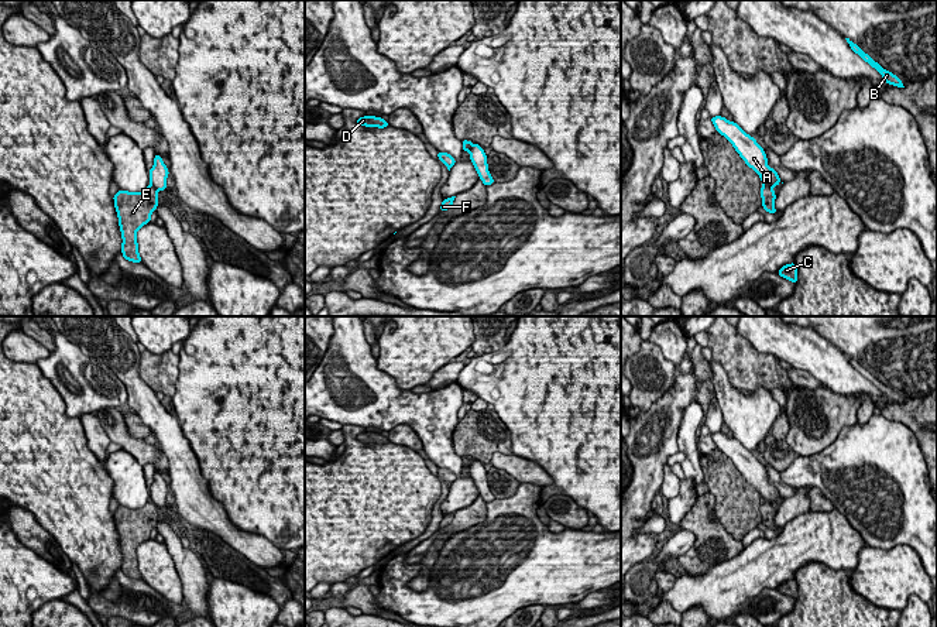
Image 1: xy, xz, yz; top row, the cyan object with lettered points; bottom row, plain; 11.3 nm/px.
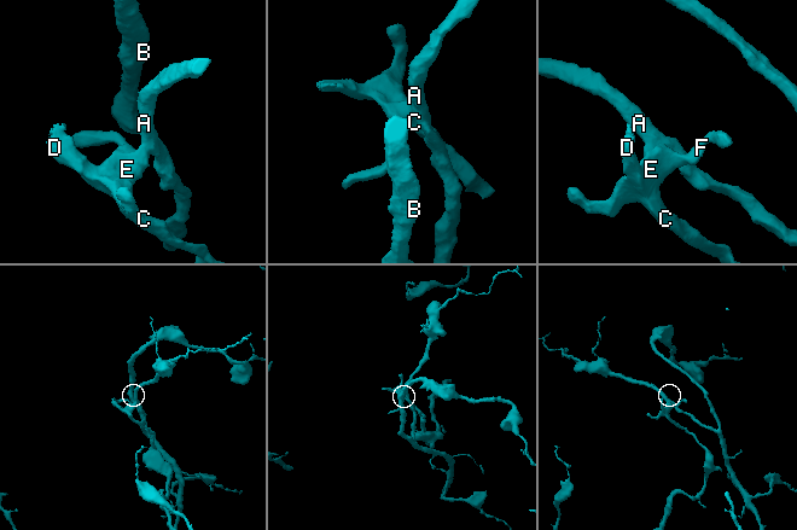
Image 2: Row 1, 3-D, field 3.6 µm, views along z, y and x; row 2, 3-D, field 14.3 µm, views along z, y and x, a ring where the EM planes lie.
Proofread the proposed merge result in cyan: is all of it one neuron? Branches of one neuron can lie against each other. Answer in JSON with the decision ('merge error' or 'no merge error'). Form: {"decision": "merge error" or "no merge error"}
{"decision": "merge error"}

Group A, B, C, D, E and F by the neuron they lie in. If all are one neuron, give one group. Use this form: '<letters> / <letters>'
A B / C D E F

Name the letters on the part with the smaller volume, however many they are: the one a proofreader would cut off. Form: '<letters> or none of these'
C, D, E, F

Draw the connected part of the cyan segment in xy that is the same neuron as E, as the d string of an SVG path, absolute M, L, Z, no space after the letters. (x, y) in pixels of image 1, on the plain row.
M150 500L141 508L119 506L113 513L121 548L121 571L131 579L143 579L138 569L137 548L151 538L158 524L158 507Z

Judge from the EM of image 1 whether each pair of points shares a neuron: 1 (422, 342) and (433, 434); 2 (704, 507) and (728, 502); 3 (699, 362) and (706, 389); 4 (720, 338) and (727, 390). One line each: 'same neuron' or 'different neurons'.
1: different neurons
2: different neurons
3: same neuron
4: different neurons

